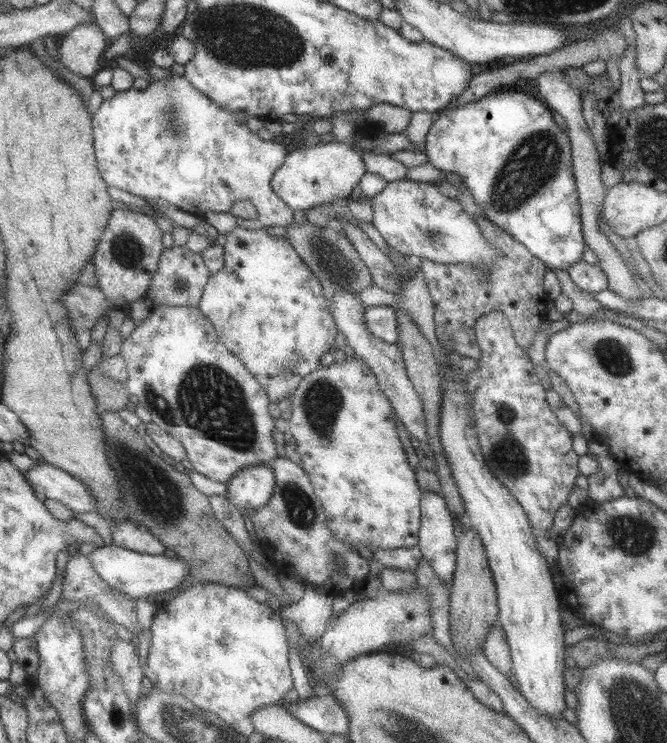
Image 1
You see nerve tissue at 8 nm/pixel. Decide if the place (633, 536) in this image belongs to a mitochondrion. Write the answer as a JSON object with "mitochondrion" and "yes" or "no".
{"mitochondrion":"yes"}

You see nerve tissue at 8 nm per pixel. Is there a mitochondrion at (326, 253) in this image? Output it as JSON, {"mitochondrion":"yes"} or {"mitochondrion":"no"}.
{"mitochondrion":"yes"}

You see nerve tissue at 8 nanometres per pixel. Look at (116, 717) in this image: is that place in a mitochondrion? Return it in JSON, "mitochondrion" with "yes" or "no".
{"mitochondrion":"no"}

